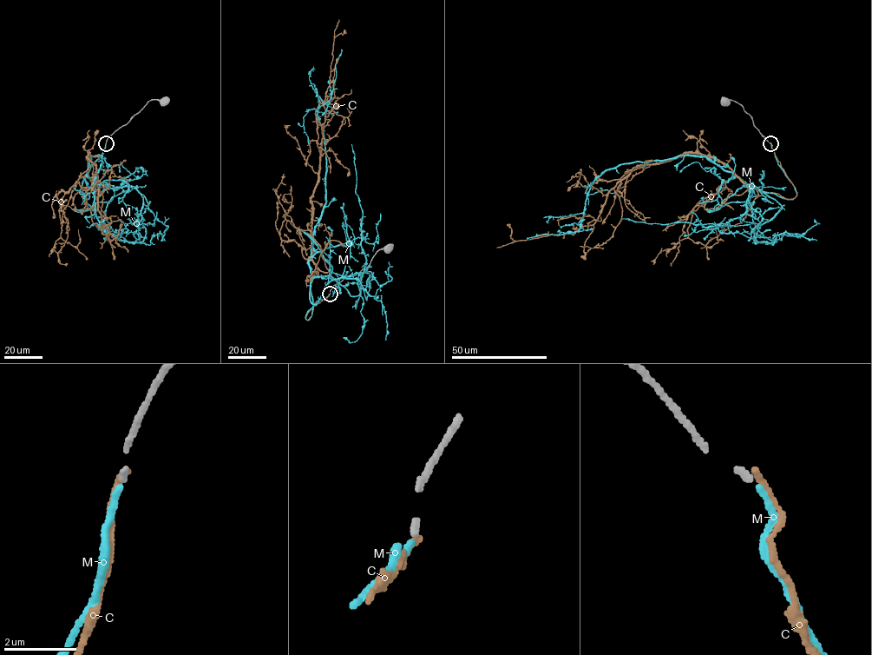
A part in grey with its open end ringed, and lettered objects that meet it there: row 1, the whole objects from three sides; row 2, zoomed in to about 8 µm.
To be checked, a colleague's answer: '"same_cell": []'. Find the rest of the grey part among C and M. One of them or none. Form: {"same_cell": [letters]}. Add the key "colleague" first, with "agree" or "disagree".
{"colleague": "disagree", "same_cell": ["M"]}

